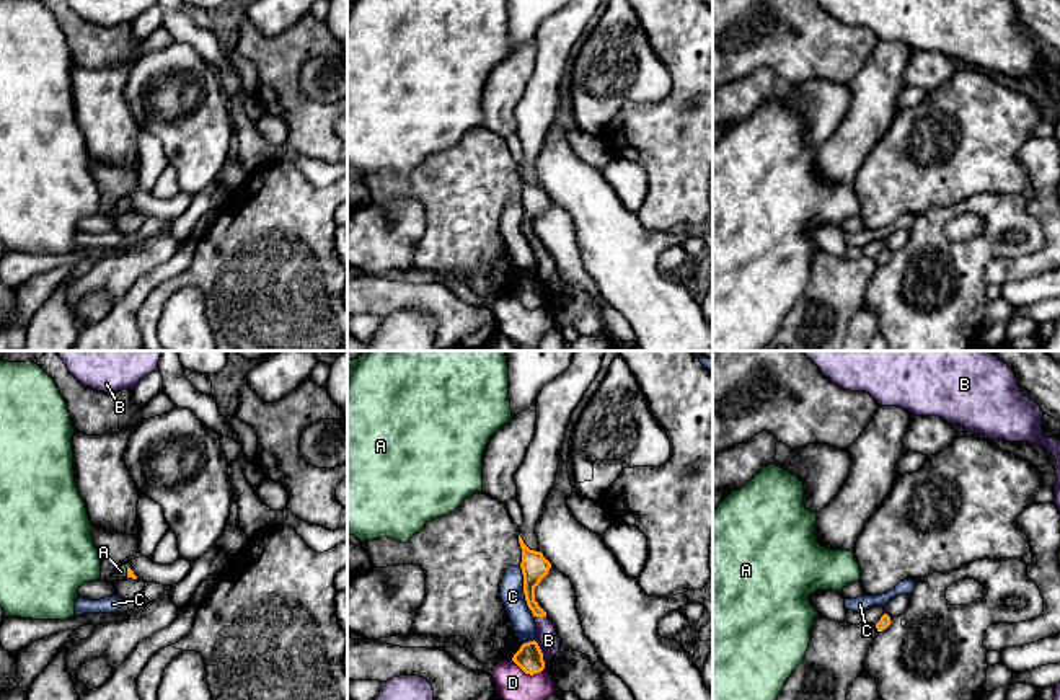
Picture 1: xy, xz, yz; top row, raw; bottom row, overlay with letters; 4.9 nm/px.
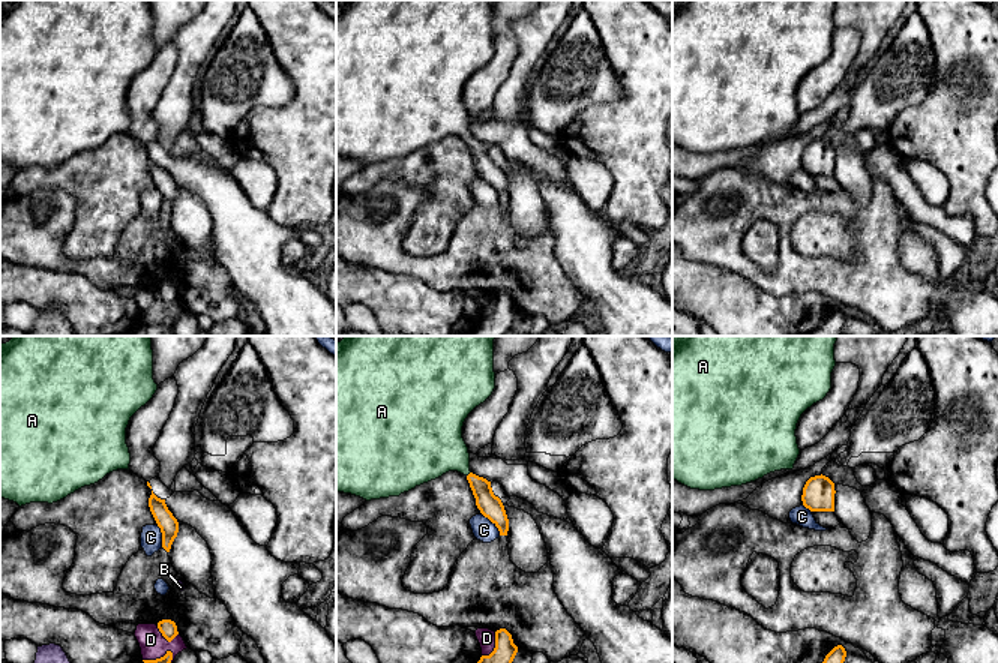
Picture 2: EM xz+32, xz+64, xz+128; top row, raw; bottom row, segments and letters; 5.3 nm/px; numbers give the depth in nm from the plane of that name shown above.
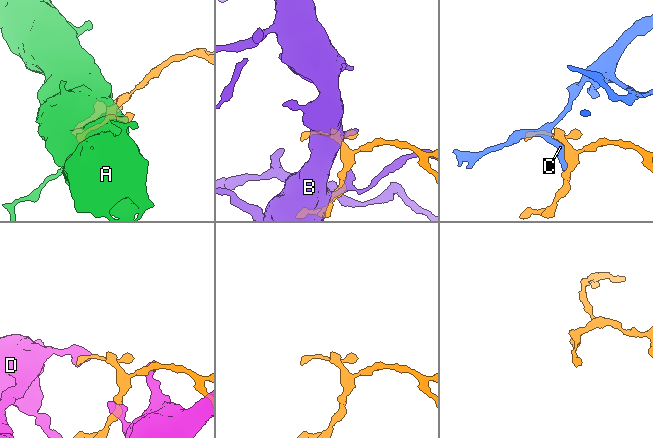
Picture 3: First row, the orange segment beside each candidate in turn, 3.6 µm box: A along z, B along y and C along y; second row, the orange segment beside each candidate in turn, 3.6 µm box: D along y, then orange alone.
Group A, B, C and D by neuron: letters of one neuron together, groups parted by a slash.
A / B / C / D

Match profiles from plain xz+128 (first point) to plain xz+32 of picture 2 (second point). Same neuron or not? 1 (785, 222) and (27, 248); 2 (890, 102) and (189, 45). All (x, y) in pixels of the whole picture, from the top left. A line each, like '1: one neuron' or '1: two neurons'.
1: one neuron
2: two neurons

